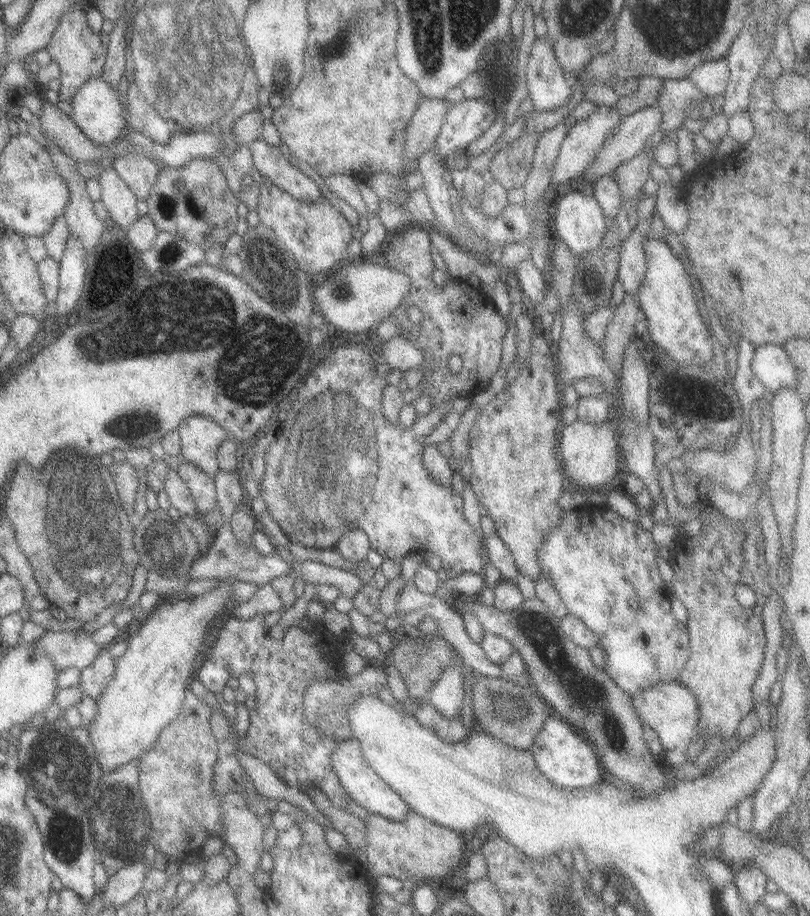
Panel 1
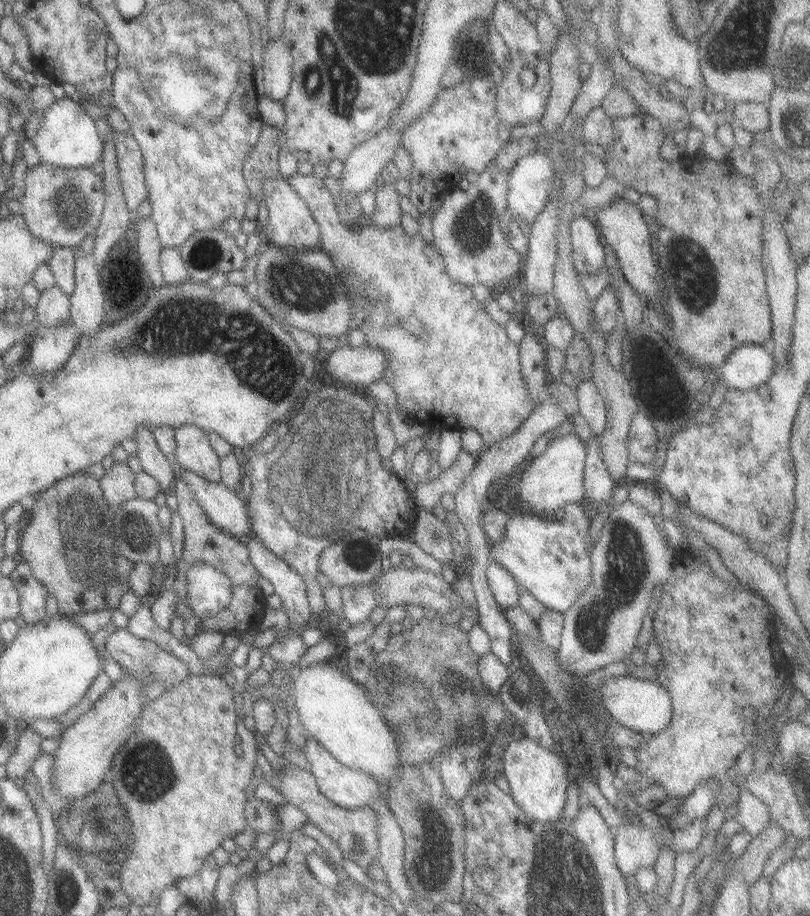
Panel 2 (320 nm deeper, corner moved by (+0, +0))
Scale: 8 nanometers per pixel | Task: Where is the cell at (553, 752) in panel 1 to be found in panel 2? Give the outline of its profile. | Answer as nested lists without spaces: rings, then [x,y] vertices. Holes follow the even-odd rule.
[[[522,736],[517,741],[507,740],[498,755],[502,758],[501,772],[509,788],[507,794],[511,795],[517,808],[528,820],[553,824],[557,816],[562,814],[567,785],[571,779],[567,764],[557,753],[557,743],[555,749],[549,750],[539,746],[535,740]]]

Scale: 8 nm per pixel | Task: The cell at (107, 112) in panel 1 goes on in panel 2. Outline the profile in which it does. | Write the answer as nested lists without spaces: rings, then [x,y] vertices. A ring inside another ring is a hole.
[[[59,98],[40,114],[39,128],[30,138],[37,156],[38,164],[49,164],[59,169],[91,167],[101,158],[103,143],[100,141],[94,121],[81,108],[74,98]]]

